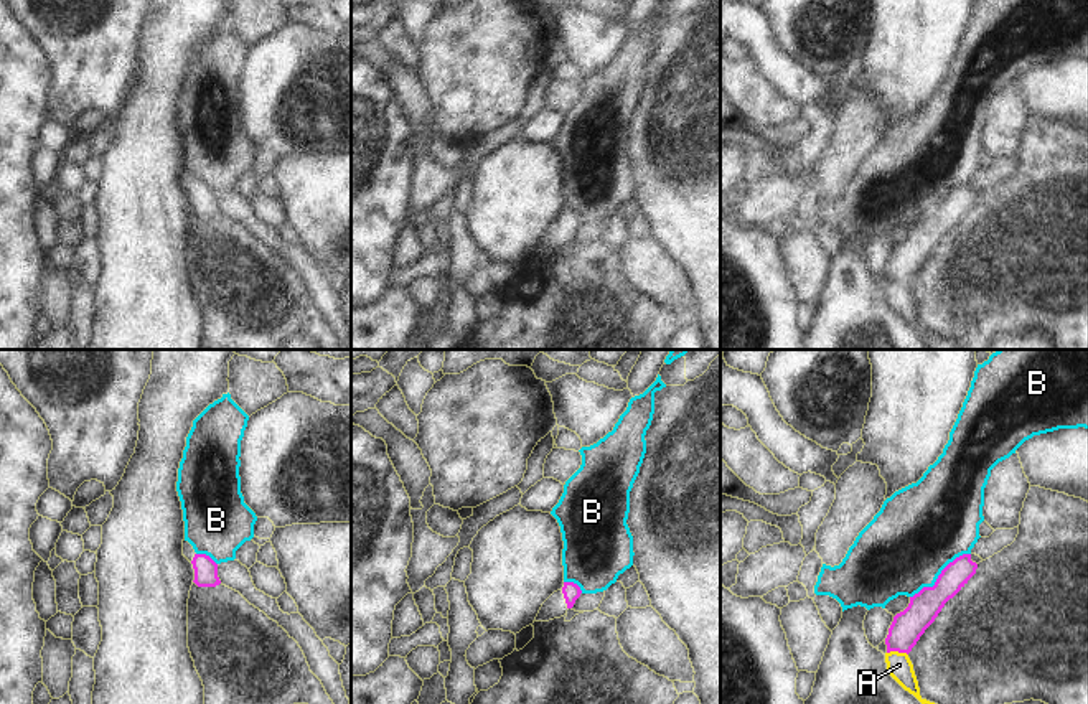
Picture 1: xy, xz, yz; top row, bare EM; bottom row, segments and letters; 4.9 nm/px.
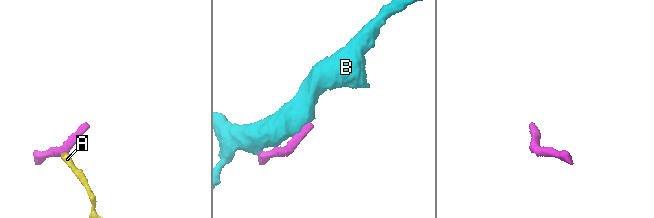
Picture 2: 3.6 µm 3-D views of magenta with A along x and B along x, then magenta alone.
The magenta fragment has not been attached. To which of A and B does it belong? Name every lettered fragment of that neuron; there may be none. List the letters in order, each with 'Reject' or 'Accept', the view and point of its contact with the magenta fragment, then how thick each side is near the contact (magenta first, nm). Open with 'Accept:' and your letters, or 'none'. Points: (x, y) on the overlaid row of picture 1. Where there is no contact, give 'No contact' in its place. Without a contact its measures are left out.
Accept: none
A: Reject. Touches magenta at yz (897, 650). Thickness 160 nm (magenta) against 120 nm
B: Reject. Touches magenta at yz (938, 576). Thickness 150 nm (magenta) against 440 nm.

